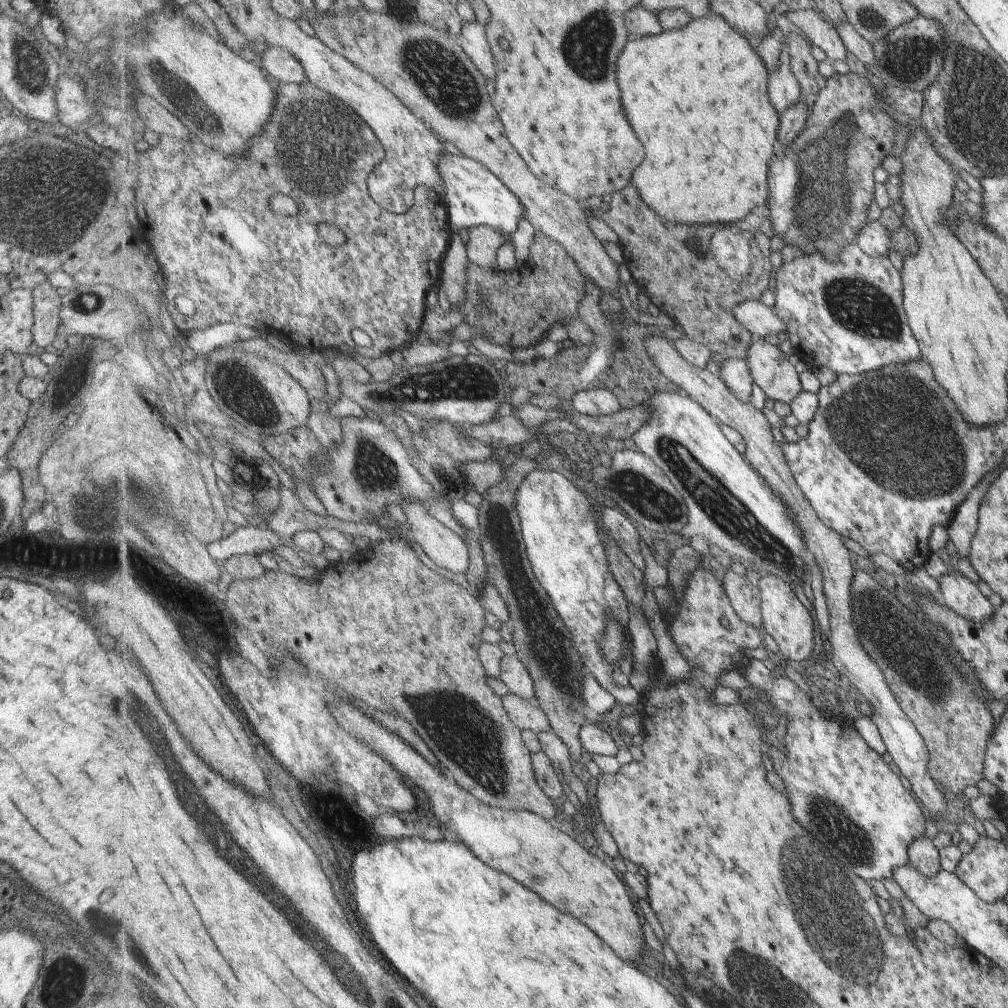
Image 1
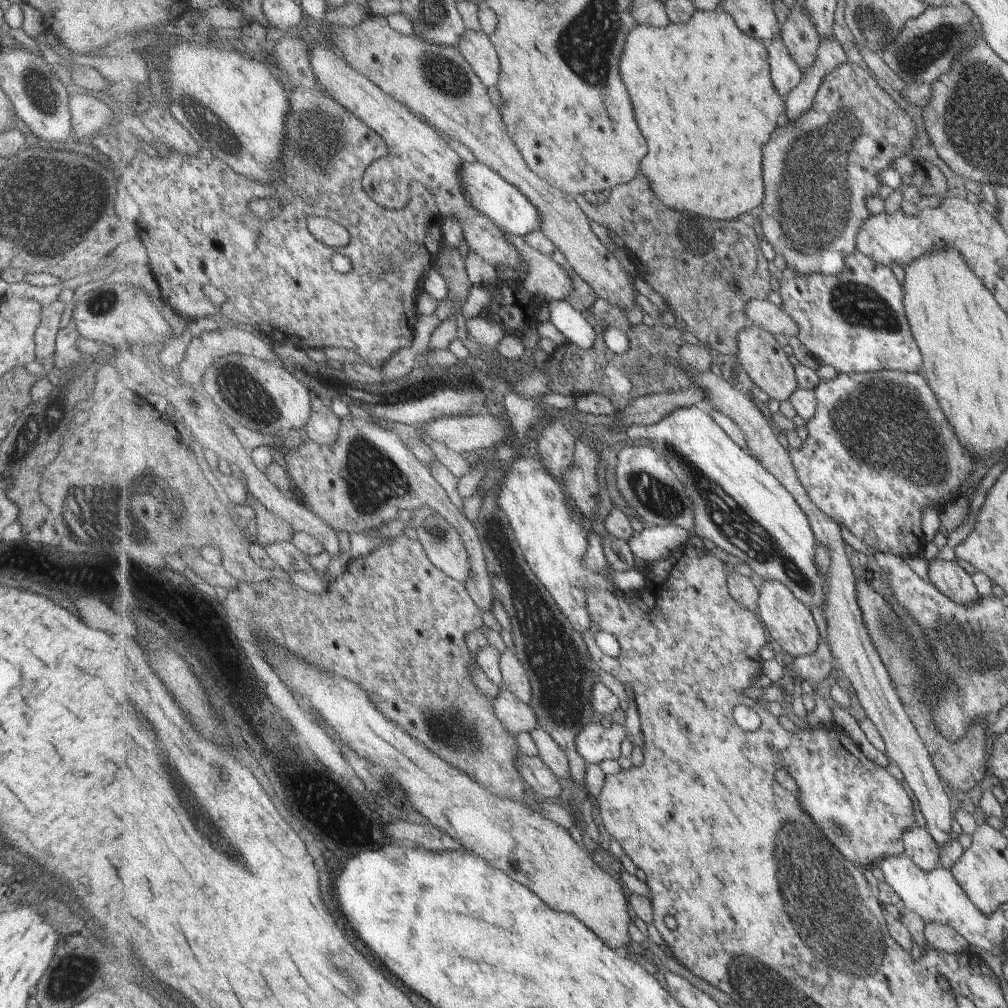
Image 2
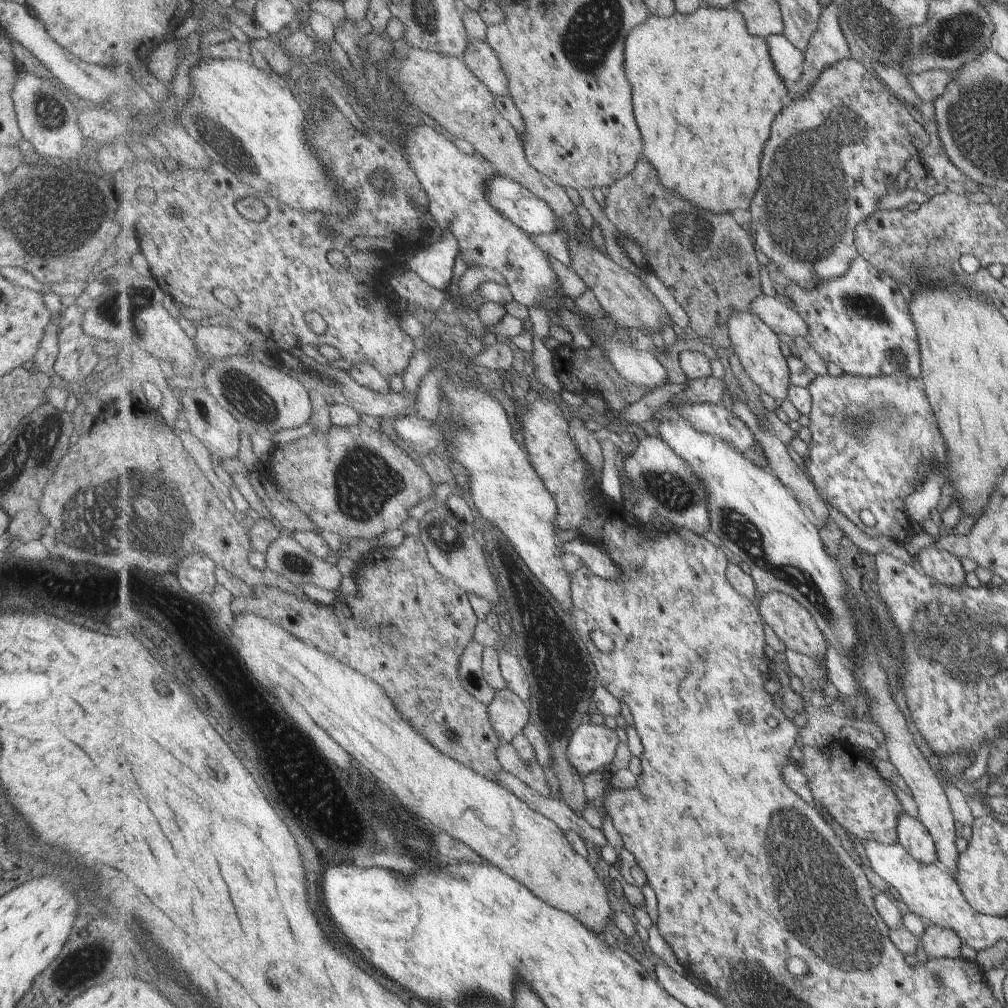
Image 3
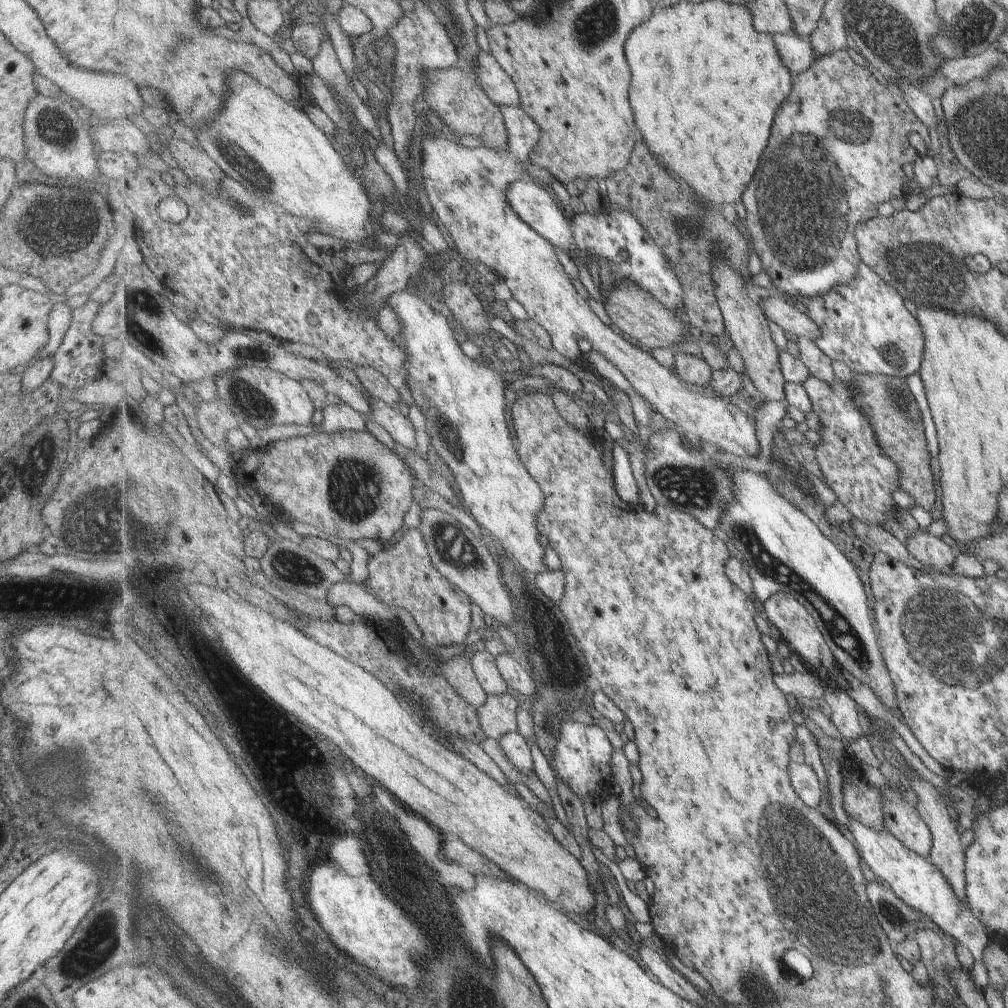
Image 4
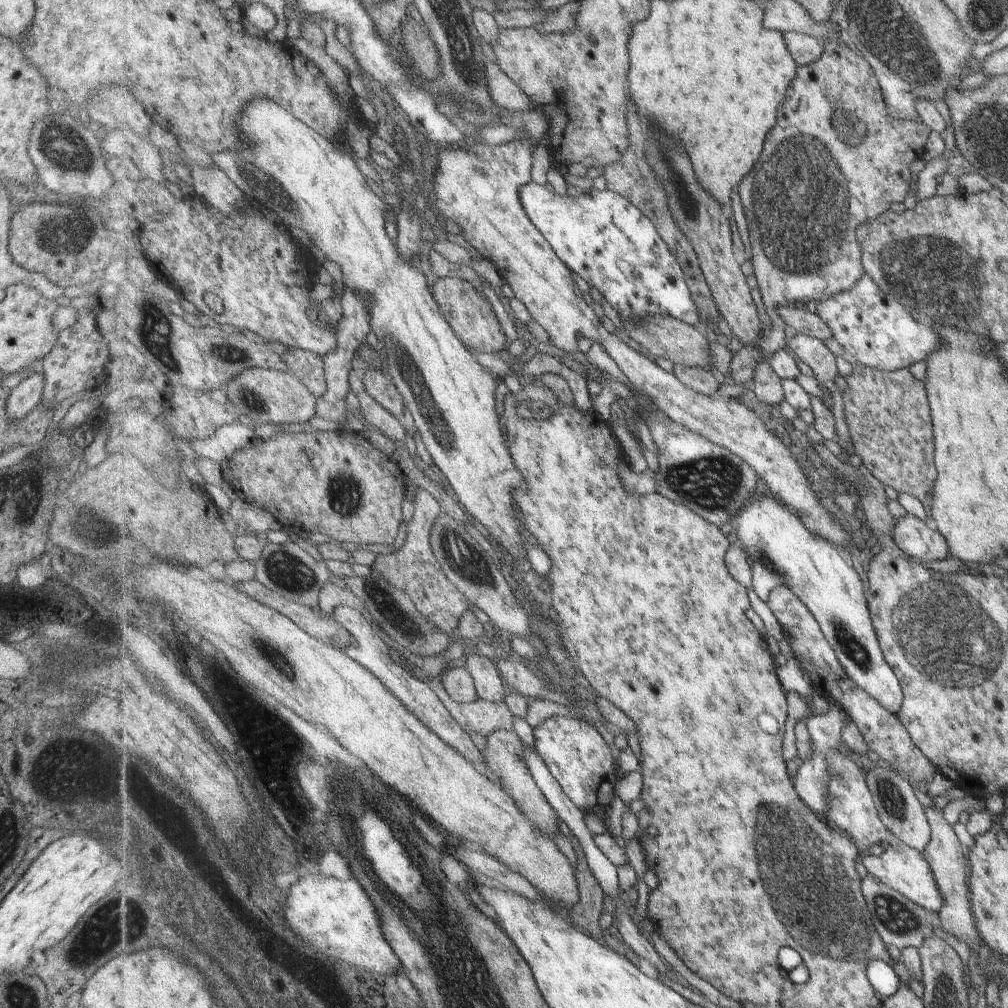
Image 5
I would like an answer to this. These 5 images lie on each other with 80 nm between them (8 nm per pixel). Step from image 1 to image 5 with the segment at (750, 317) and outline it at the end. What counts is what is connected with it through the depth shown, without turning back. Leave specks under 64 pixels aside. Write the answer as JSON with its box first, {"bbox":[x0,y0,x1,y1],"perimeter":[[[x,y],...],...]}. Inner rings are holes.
{"bbox":[776,301,830,341],"perimeter":[[[797,301],[794,305],[782,306],[776,313],[787,326],[791,326],[794,333],[801,333],[808,337],[824,341],[830,337],[830,330],[815,314],[805,311],[805,305]]]}

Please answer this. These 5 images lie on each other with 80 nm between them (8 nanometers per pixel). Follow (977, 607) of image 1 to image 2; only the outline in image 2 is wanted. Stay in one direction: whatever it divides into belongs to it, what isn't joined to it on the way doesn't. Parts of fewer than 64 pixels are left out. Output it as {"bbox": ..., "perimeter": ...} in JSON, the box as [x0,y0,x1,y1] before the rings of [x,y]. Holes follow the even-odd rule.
{"bbox":[926,551,980,607],"perimeter":[[[928,551],[926,556],[929,580],[941,594],[946,595],[947,600],[962,607],[975,605],[980,600],[971,576],[955,561],[938,560],[931,551]]]}

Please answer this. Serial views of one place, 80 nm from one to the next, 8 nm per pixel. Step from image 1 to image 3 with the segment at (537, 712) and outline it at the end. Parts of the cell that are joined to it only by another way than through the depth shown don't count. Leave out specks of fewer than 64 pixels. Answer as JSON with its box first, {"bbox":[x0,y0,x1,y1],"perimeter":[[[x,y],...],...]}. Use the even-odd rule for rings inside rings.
{"bbox":[489,688,532,744],"perimeter":[[[509,688],[497,692],[489,706],[495,730],[503,744],[511,743],[522,734],[529,722],[532,723],[529,703]]]}

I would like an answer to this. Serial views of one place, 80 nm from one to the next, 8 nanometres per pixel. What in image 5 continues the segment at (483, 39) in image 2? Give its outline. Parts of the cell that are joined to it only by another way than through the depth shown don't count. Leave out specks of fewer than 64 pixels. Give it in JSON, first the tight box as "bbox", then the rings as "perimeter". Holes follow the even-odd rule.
{"bbox":[486,60,536,111],"perimeter":[[[486,60],[488,89],[499,108],[509,111],[535,110],[536,105],[495,62]]]}

